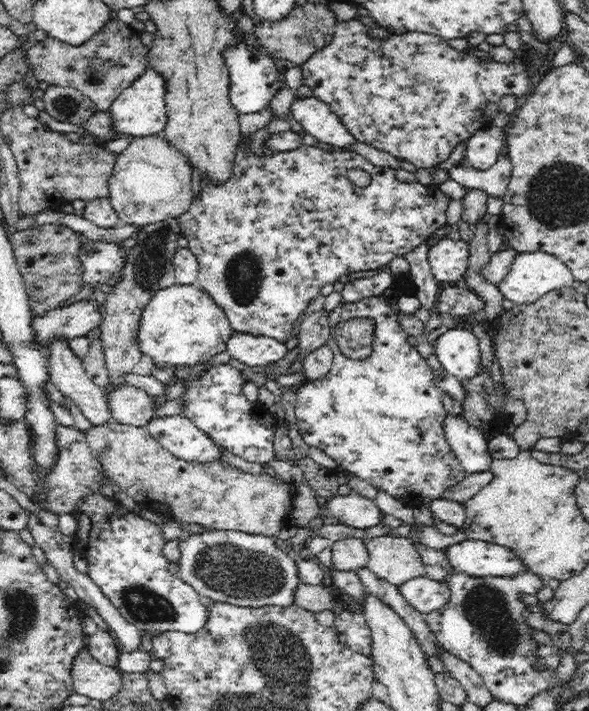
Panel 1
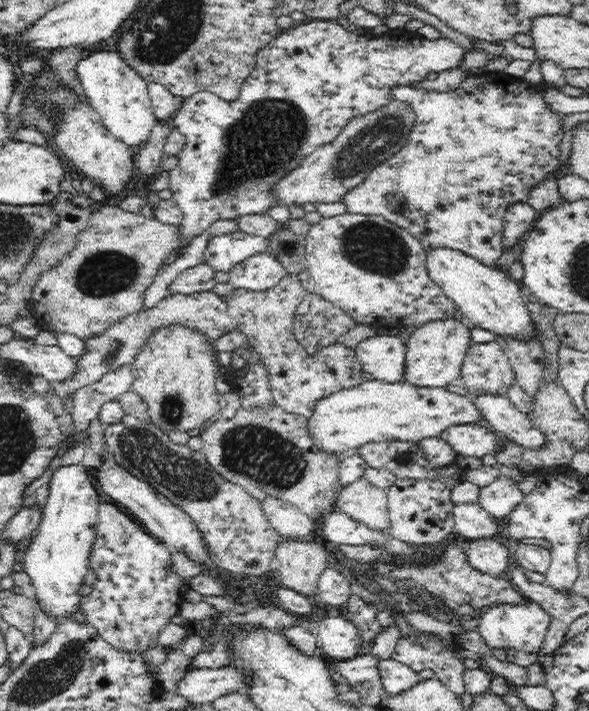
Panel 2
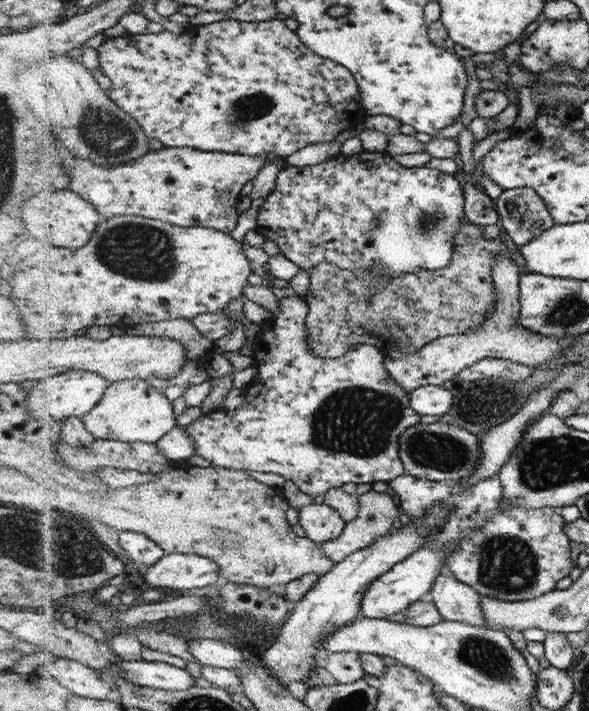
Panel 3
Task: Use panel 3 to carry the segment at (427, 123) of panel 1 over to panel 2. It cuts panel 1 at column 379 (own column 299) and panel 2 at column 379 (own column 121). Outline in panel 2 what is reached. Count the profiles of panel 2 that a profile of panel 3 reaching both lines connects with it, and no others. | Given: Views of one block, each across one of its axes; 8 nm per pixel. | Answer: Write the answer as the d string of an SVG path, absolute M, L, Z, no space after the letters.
M309 20L301 24L294 24L291 28L283 30L278 36L268 41L255 54L255 66L250 76L241 82L241 91L236 100L228 101L220 98L218 95L210 91L198 89L196 92L190 93L182 100L182 104L174 111L174 118L170 119L174 126L186 137L186 144L178 154L178 164L176 168L169 172L169 189L172 192L172 198L179 204L183 211L184 218L180 224L182 233L186 237L185 242L194 235L202 234L202 231L208 229L211 224L220 219L232 220L236 216L246 216L250 214L265 215L276 205L281 204L278 200L278 184L292 170L298 168L300 163L315 148L328 144L334 140L335 136L345 127L345 124L358 113L365 113L372 109L380 108L387 103L392 97L390 96L390 88L394 85L408 85L412 81L420 81L426 79L428 73L442 73L450 70L463 70L465 66L466 50L456 41L444 36L429 40L418 34L412 34L405 29L395 28L383 35L372 36L364 29L363 35L356 35L346 31L335 20Z

